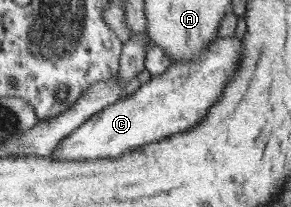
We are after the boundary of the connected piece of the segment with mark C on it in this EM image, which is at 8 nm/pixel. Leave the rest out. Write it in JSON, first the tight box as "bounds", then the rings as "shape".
{"bounds":[48,36,241,161],"shape":[[[234,36],[214,39],[190,63],[171,64],[161,75],[151,76],[125,99],[115,100],[89,116],[86,122],[58,142],[48,157],[56,161],[118,158],[140,146],[193,129],[217,101],[236,70],[240,46],[241,39]]]}

